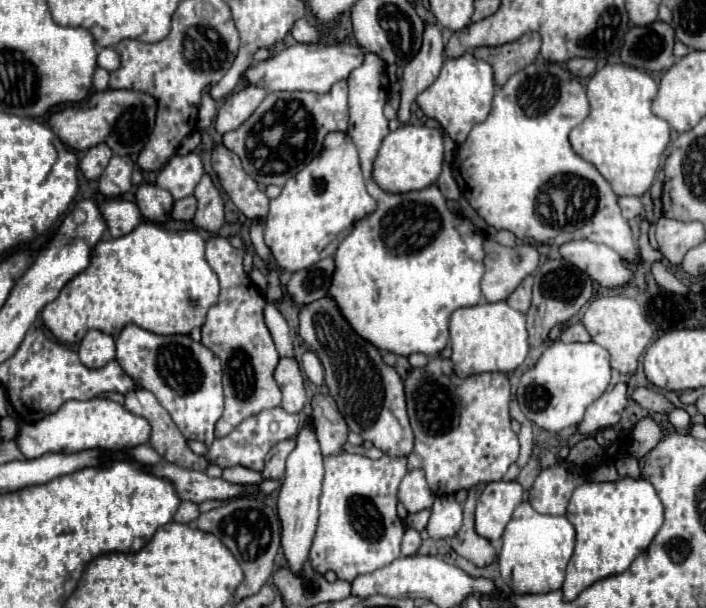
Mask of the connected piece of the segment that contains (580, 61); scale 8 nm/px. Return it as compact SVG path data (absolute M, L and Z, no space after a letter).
M572 58L572 60L568 60L566 66L578 78L588 78L596 70L596 62L592 58Z

